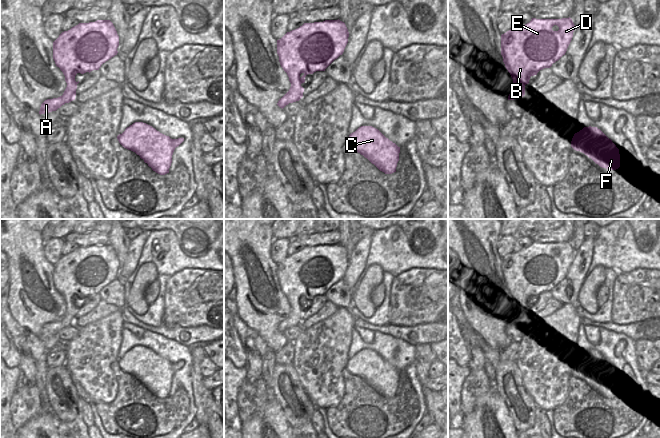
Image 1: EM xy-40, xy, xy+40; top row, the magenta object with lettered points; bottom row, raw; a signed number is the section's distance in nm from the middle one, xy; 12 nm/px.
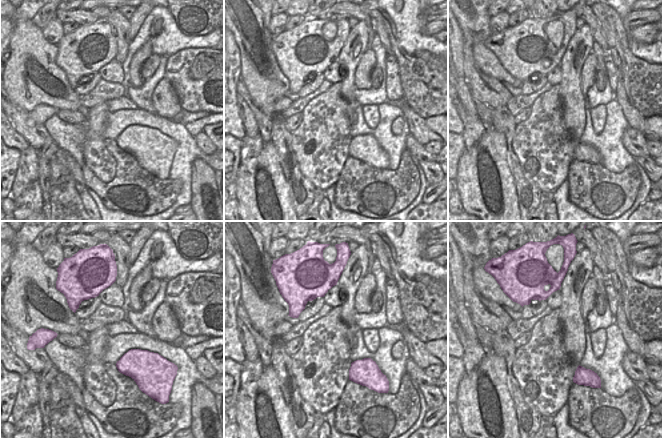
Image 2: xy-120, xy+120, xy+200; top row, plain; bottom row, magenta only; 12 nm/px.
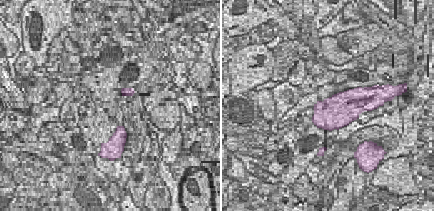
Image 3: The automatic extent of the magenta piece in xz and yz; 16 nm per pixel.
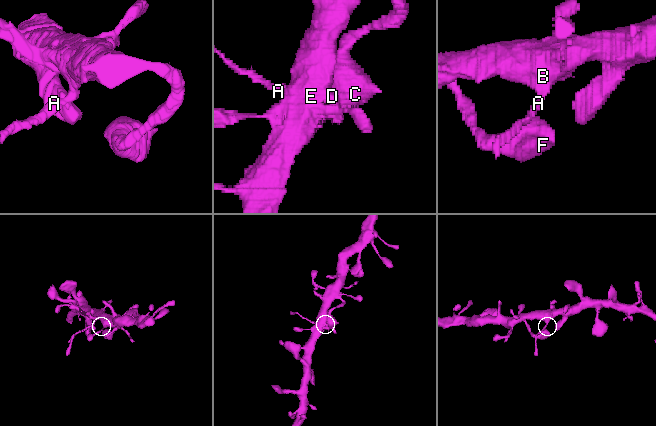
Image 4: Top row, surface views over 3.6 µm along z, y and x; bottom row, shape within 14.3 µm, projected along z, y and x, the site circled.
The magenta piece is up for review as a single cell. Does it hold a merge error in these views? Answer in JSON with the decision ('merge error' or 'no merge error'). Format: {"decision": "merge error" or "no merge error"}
{"decision": "merge error"}

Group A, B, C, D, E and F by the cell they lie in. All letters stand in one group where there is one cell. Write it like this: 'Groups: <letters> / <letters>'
Groups: A / B C D E F.

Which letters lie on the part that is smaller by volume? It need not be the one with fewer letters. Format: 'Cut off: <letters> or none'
Cut off: A

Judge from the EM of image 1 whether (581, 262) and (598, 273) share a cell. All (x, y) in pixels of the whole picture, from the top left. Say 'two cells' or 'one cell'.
two cells

